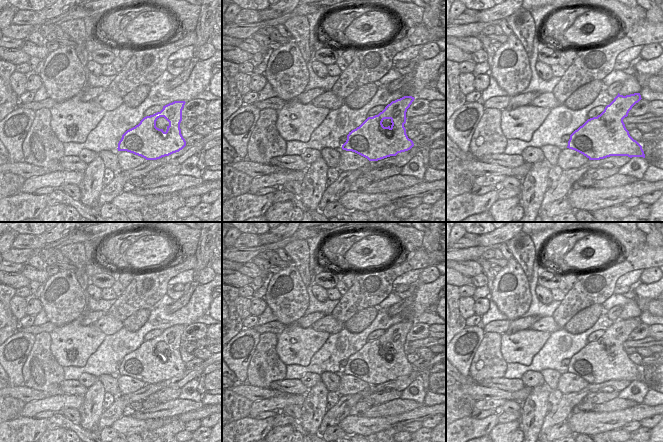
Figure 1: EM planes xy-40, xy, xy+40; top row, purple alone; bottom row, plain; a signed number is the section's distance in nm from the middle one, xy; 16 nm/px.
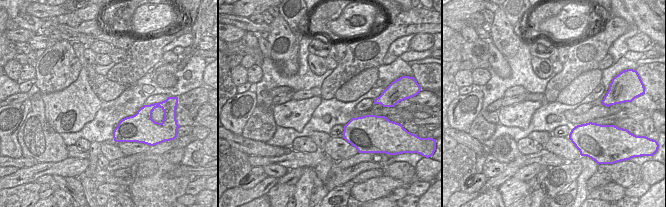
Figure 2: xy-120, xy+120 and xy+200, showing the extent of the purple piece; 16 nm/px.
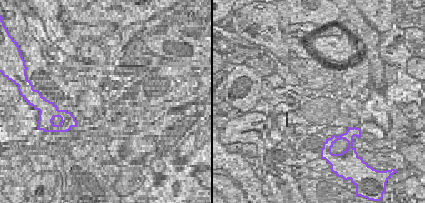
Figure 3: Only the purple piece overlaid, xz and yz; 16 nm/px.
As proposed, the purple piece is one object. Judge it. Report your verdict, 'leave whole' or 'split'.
leave whole

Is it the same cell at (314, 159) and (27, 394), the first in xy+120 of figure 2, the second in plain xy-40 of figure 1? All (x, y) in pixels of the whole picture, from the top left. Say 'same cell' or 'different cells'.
same cell

